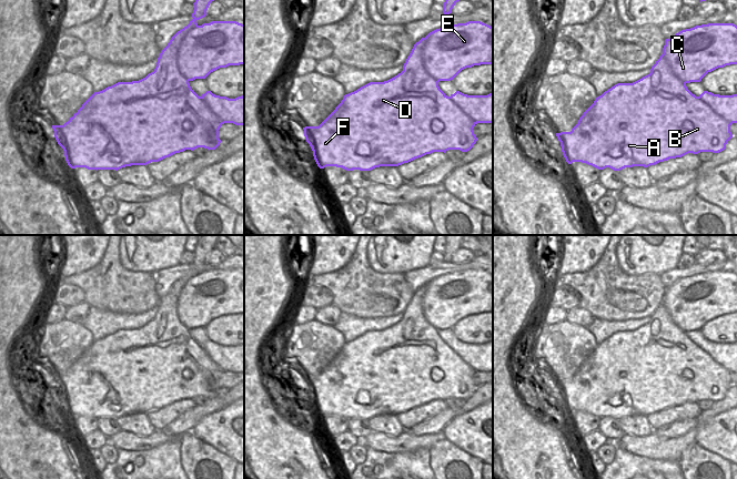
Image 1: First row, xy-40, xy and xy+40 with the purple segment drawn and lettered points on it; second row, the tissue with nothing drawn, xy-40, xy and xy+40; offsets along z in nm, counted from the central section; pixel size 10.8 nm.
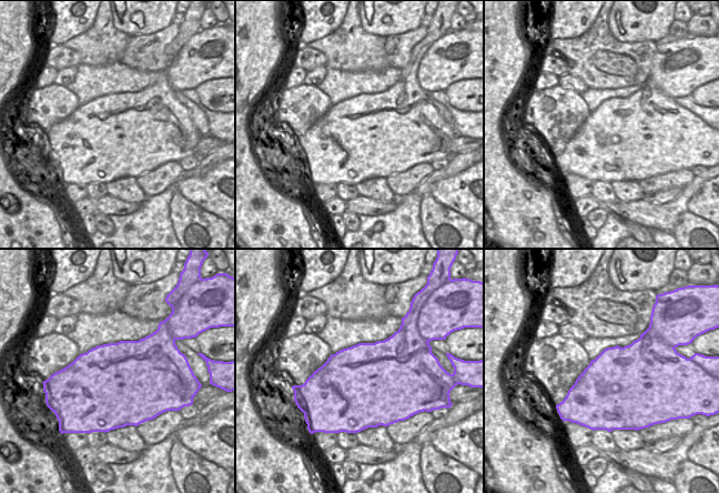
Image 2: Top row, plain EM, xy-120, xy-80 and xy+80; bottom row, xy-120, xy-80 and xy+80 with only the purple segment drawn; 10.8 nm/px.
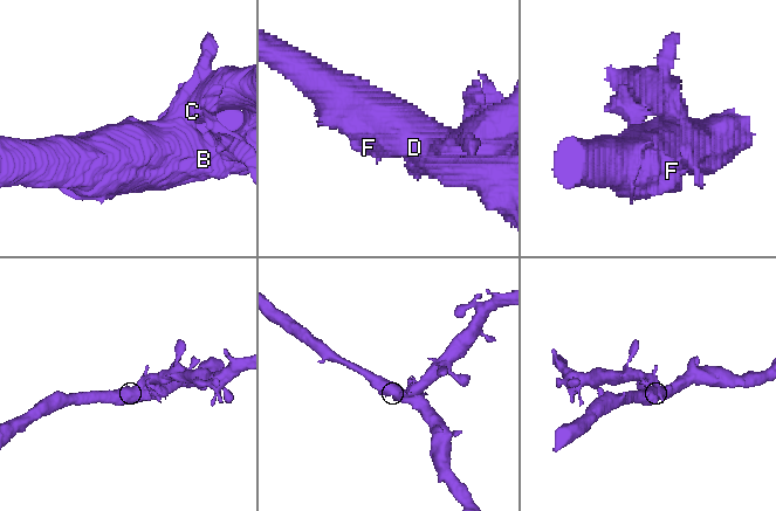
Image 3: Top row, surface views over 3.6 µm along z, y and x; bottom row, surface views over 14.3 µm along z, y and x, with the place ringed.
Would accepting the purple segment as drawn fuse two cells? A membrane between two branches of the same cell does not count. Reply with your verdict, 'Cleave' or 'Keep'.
Cleave

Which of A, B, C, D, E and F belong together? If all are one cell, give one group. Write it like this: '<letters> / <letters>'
A B D F / C E

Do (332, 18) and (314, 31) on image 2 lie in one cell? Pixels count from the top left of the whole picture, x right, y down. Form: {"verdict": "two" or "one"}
{"verdict": "one"}

